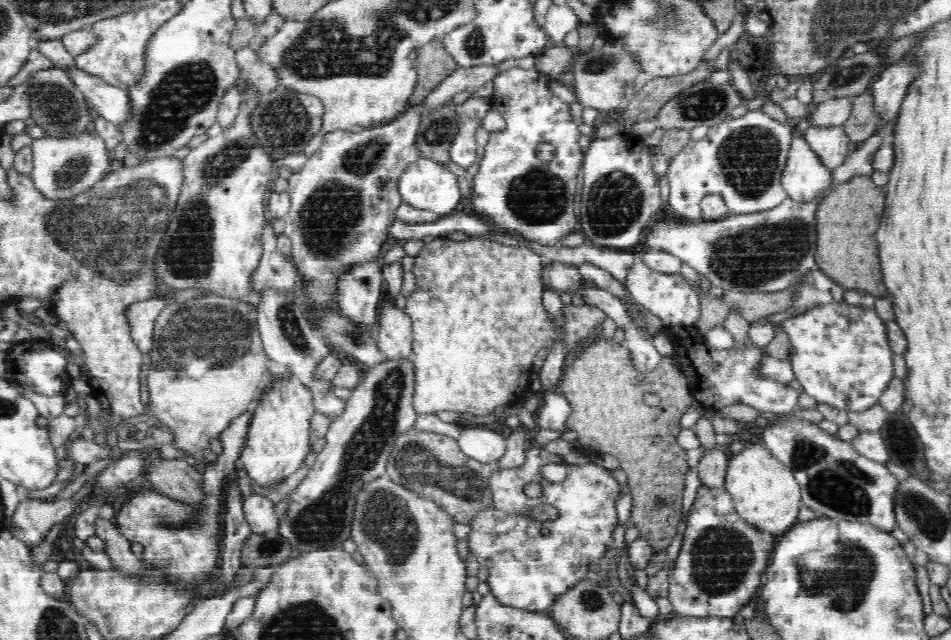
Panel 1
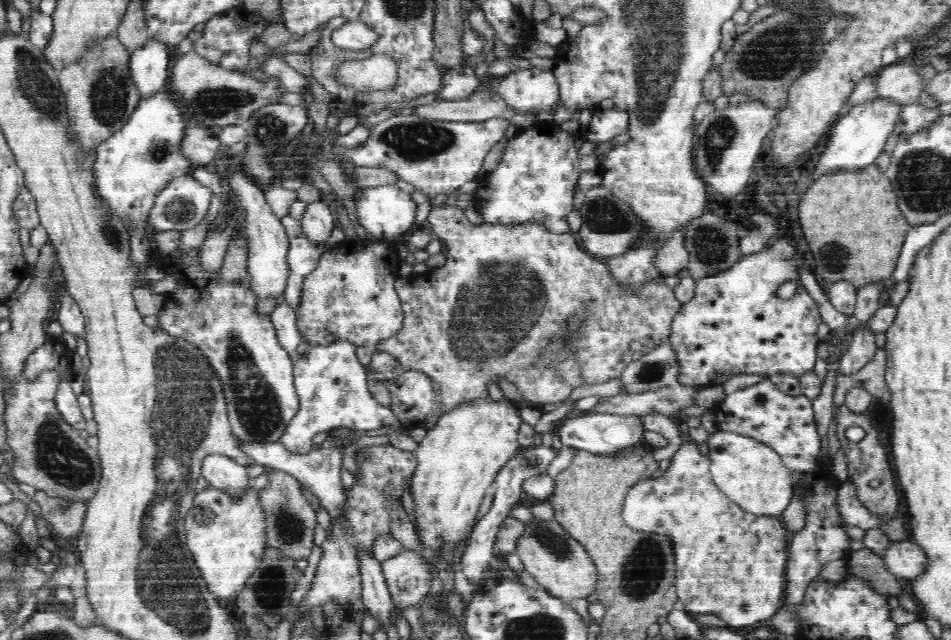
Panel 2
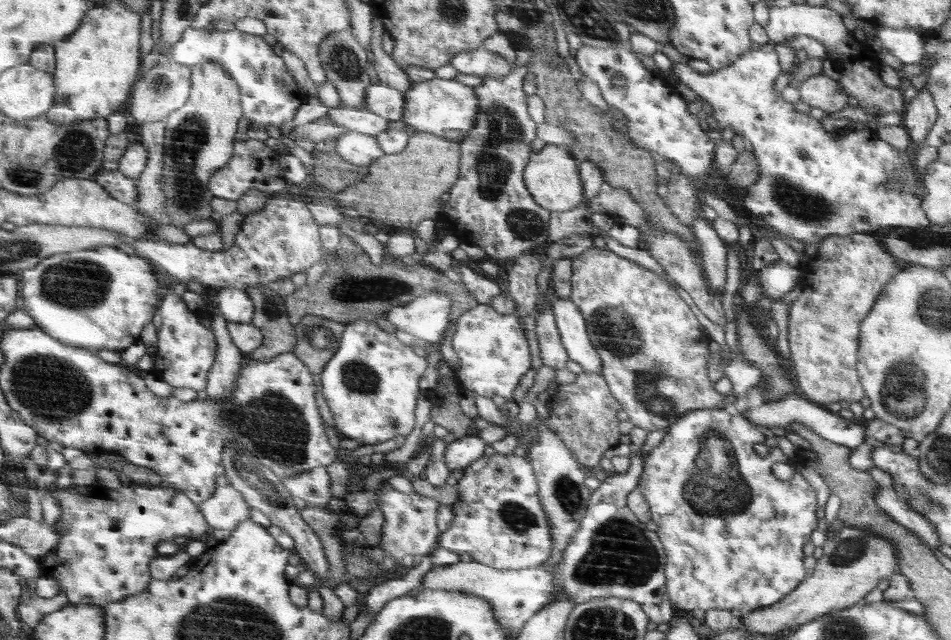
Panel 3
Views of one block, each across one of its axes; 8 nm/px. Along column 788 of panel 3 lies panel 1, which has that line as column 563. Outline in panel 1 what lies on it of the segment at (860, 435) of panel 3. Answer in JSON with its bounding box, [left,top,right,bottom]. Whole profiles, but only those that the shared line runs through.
[537,391,572,431]

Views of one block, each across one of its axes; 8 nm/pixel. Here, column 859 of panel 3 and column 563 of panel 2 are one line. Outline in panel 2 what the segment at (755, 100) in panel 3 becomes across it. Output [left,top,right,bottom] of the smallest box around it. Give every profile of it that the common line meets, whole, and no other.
[474,121,583,234]

